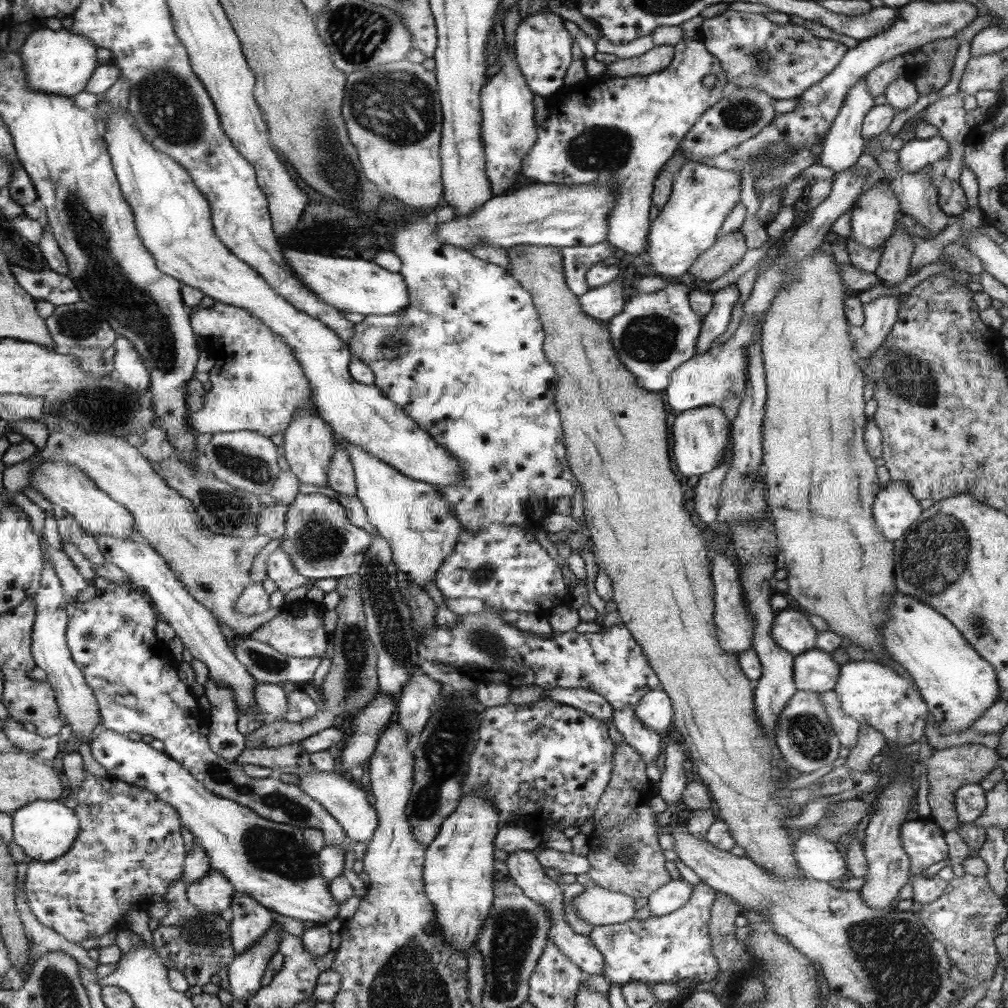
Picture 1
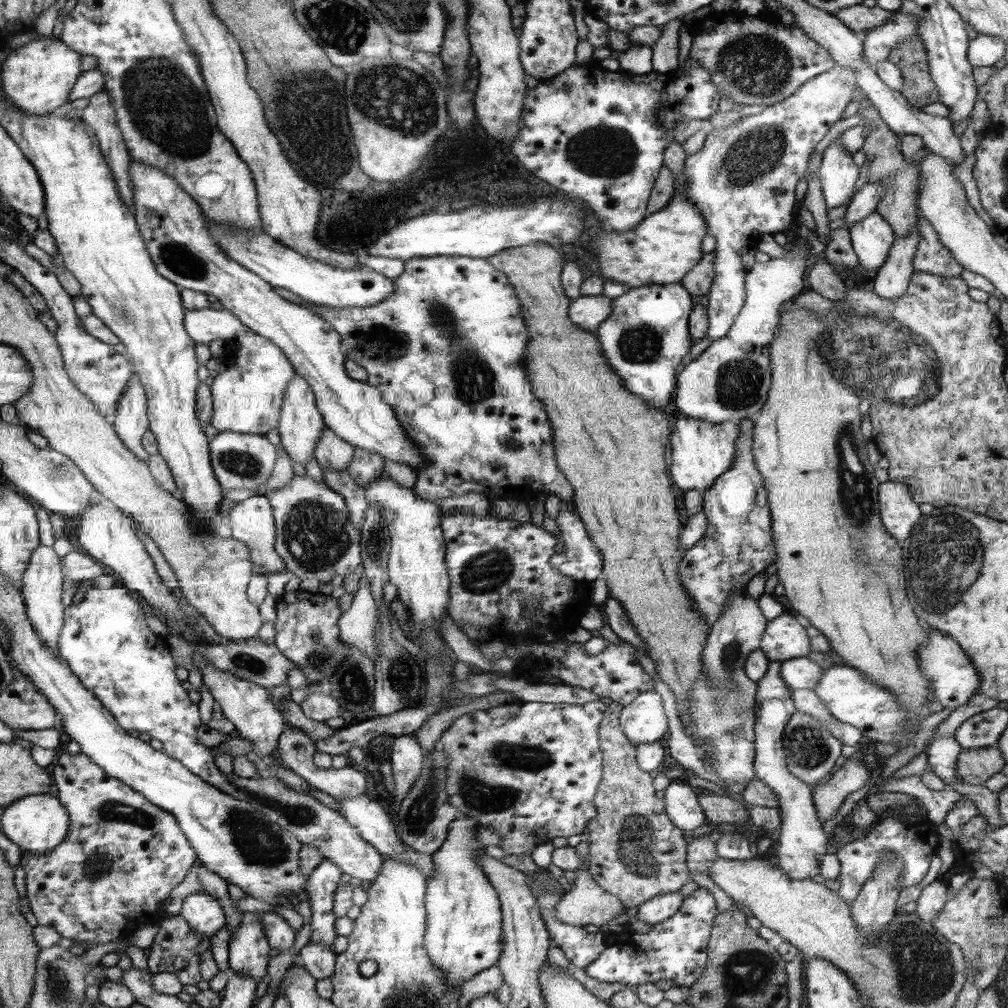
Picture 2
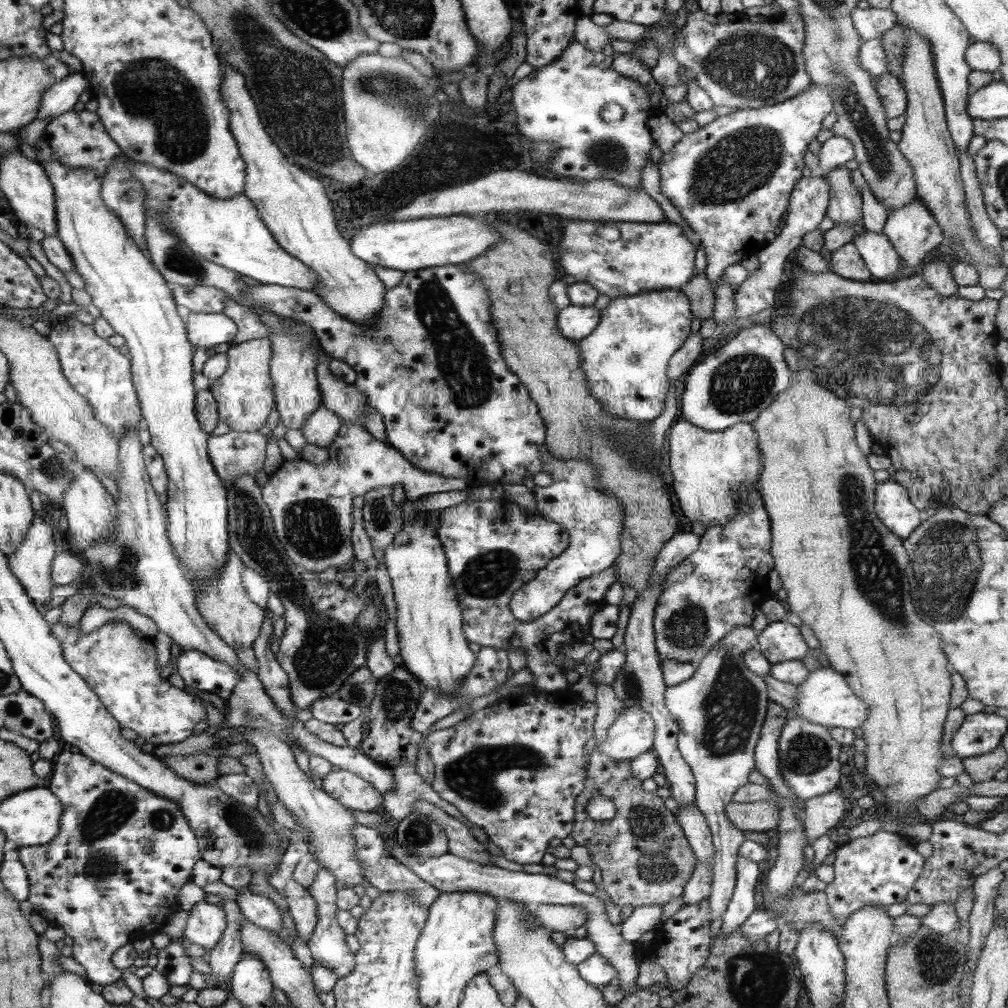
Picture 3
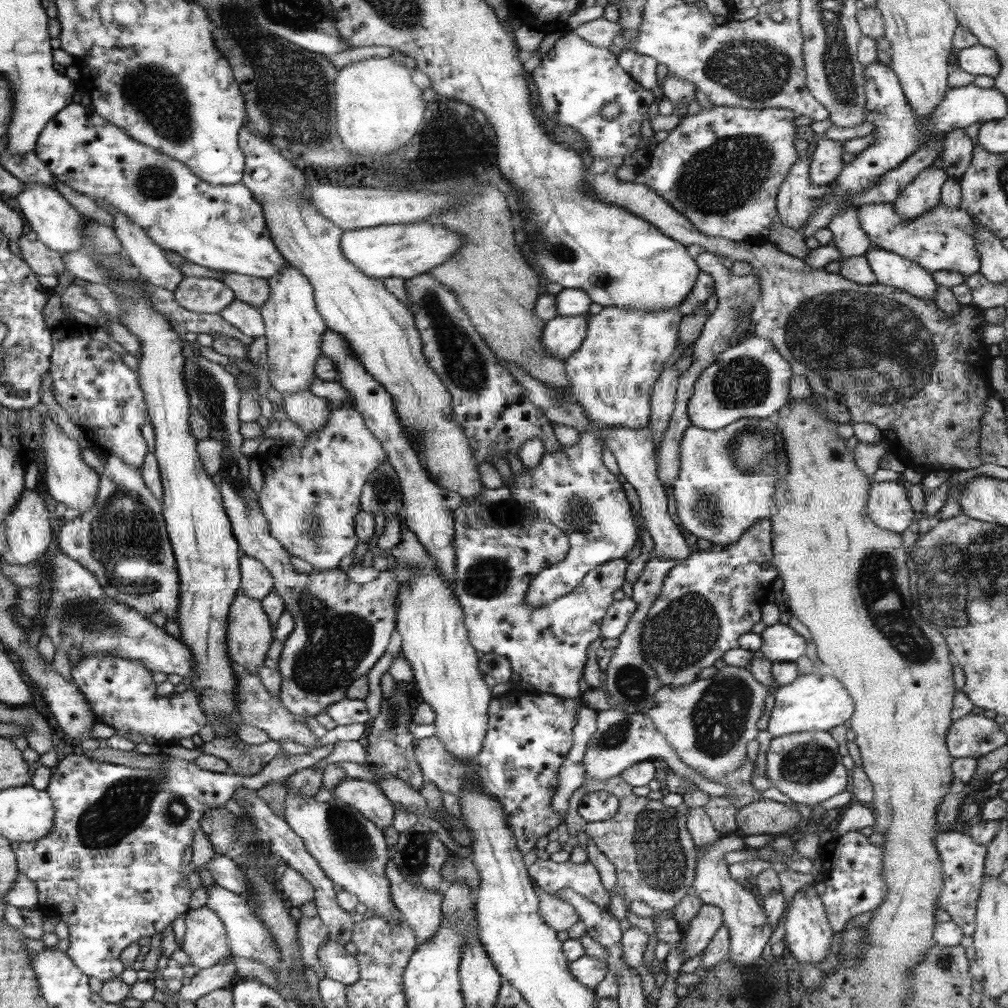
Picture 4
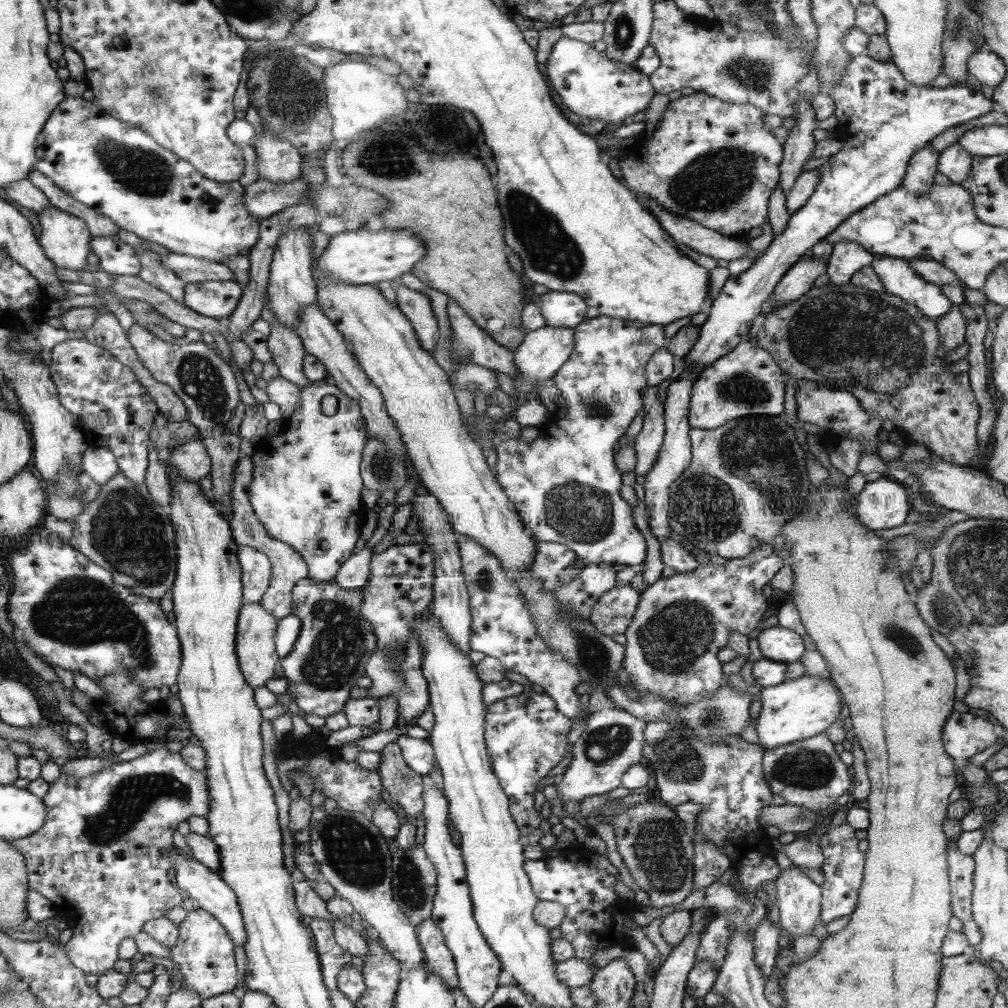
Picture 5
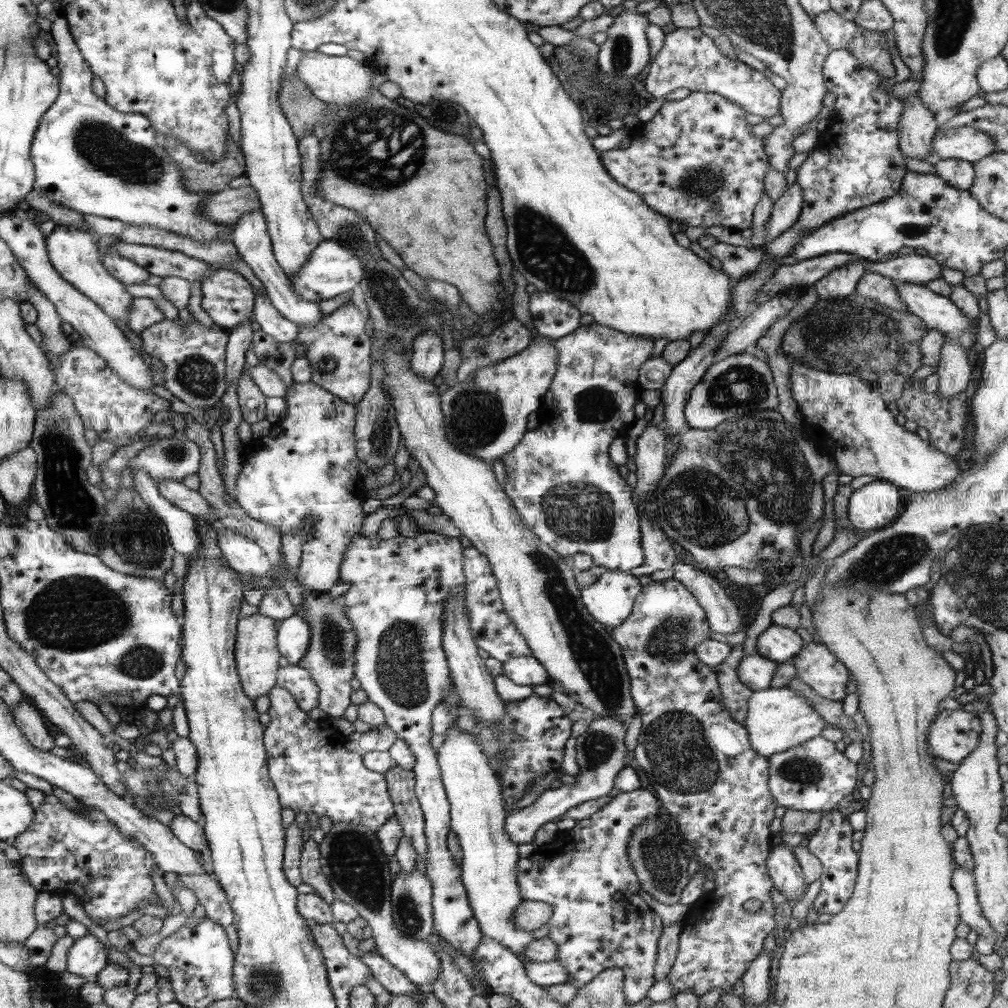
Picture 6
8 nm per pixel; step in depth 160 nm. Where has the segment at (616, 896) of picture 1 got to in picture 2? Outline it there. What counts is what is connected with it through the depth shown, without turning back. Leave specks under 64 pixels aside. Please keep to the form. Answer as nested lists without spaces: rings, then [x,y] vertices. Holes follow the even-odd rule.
[[[586,830],[583,833],[583,840],[575,846],[575,849],[580,855],[580,860],[582,860],[582,864],[576,869],[576,872],[580,872],[580,876],[576,876],[574,890],[570,891],[568,889],[566,891],[566,896],[562,896],[560,902],[556,905],[556,911],[554,911],[557,915],[556,918],[561,920],[560,922],[564,922],[564,924],[570,924],[570,926],[584,928],[586,925],[594,925],[596,927],[602,927],[602,925],[608,924],[610,920],[614,920],[617,916],[625,913],[626,909],[624,908],[624,904],[622,904],[616,896],[613,896],[610,892],[606,892],[604,888],[596,884],[594,879],[590,877],[588,866],[587,869],[584,868],[584,862],[589,856],[589,844]]]

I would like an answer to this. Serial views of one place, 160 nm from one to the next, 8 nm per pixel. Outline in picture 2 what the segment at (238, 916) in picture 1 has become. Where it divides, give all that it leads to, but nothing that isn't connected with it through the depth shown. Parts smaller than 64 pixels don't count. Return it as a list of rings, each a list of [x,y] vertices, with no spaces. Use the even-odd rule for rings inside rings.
[[[244,912],[240,926],[228,944],[229,971],[252,977],[257,984],[262,981],[268,966],[270,944],[262,928],[261,914]]]

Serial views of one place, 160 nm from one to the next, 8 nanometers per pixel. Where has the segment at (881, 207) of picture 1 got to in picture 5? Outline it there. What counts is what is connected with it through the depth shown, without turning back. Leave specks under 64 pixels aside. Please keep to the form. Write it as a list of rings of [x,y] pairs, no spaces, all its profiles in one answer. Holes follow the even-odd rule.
[[[886,255],[870,265],[887,293],[915,304],[934,321],[953,305],[938,285],[924,280],[907,260]]]

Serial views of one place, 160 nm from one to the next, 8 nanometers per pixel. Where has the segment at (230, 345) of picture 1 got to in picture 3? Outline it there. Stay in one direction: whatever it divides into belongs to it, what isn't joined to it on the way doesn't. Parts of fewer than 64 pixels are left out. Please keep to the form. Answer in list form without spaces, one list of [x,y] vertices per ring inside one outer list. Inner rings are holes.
[[[189,311],[186,324],[189,339],[195,345],[213,348],[216,344],[229,343],[237,334],[237,324],[226,313],[197,313]],[[259,338],[230,346],[227,351],[228,368],[218,380],[211,382],[209,391],[216,400],[220,422],[225,422],[237,432],[259,432],[267,424],[268,417],[275,406],[274,383],[271,377],[271,358],[273,342],[268,338]]]

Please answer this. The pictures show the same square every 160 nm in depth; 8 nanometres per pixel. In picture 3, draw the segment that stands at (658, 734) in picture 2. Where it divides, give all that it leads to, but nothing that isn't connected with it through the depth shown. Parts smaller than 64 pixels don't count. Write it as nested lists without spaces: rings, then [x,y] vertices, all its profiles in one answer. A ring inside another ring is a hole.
[[[641,706],[627,707],[616,717],[608,732],[598,746],[607,757],[631,761],[640,753],[653,750],[655,722]]]

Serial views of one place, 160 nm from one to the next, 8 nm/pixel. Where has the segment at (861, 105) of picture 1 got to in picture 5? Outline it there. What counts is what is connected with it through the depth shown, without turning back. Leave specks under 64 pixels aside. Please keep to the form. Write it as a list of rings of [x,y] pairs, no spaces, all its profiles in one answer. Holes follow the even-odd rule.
[[[852,241],[837,242],[827,260],[829,282],[835,285],[848,283],[853,272],[871,264],[874,254],[861,244]]]

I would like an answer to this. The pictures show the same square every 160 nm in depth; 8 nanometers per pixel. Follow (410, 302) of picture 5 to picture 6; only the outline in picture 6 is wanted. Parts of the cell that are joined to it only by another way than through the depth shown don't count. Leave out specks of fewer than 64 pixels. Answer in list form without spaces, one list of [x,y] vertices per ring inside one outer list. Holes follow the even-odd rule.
[[[424,331],[413,340],[411,367],[426,380],[439,374],[444,360],[441,336],[435,331]]]

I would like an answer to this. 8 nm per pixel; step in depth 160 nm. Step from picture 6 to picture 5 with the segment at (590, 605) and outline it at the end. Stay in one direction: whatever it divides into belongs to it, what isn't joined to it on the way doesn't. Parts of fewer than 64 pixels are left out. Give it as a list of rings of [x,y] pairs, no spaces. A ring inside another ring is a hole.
[[[630,584],[617,586],[603,594],[593,606],[589,621],[602,634],[624,634],[636,612],[641,594]]]

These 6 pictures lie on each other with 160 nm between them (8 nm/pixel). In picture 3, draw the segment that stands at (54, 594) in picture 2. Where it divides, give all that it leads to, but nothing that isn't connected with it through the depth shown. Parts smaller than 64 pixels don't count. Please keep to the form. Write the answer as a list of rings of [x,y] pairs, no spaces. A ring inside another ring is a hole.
[[[34,517],[33,524],[28,529],[26,533],[27,538],[18,544],[19,548],[15,552],[9,554],[9,564],[12,571],[20,578],[20,581],[25,585],[25,591],[28,593],[29,597],[33,600],[33,603],[44,614],[43,606],[49,603],[50,598],[52,598],[52,588],[56,586],[56,583],[53,580],[51,575],[51,565],[55,559],[54,548],[54,532],[50,526],[46,526],[44,522],[44,517]]]

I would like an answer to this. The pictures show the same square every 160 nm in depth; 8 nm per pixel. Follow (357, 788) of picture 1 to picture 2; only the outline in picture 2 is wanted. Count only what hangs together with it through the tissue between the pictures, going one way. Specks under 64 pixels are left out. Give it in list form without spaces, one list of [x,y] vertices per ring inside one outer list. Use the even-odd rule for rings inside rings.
[[[368,794],[359,797],[344,797],[337,801],[338,804],[340,804],[339,812],[354,825],[354,828],[358,829],[358,832],[361,833],[361,837],[364,838],[368,844],[374,846],[380,854],[386,857],[394,857],[394,860],[400,860],[400,862],[406,862],[406,864],[416,866],[426,878],[430,878],[430,876],[436,874],[434,861],[432,861],[431,855],[419,854],[401,840],[397,827],[391,821],[388,810],[386,807],[382,806],[380,802],[372,800],[372,798],[368,797]]]

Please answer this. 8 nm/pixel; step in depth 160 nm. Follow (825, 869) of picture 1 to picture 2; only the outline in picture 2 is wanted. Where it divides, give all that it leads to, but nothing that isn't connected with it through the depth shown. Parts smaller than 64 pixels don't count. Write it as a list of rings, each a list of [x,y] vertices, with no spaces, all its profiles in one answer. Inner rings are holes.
[[[770,661],[766,674],[757,681],[755,694],[756,720],[754,725],[755,757],[753,767],[755,775],[769,786],[779,798],[779,816],[781,817],[778,839],[778,866],[790,879],[806,880],[820,873],[820,864],[824,855],[833,849],[828,845],[827,834],[822,829],[816,805],[813,803],[813,788],[794,776],[787,767],[783,738],[784,729],[796,707],[791,697],[791,688],[780,674],[780,663]]]

